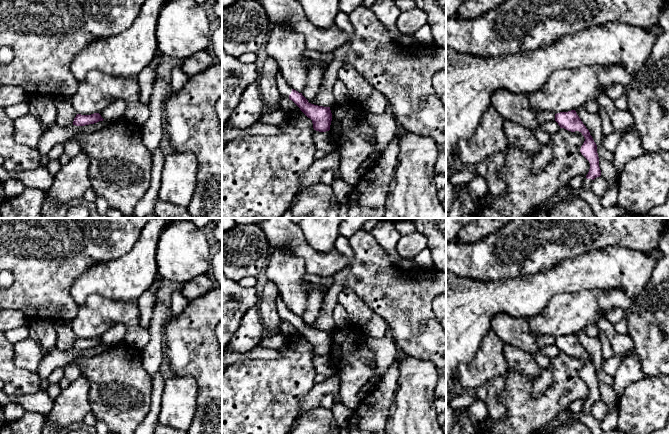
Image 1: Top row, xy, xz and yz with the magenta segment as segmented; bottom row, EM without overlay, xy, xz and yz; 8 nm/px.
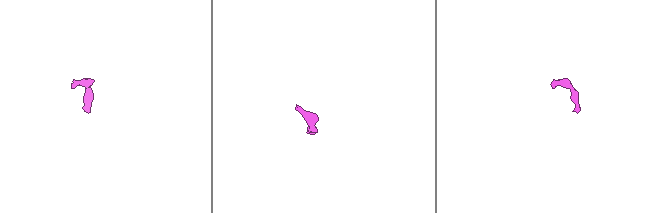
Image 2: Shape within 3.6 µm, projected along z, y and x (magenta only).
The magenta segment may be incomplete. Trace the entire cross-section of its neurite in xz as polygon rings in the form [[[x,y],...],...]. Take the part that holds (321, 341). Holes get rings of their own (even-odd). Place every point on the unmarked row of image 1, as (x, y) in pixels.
[[[280,294],[276,300],[276,308],[281,321],[287,321],[292,324],[300,334],[312,344],[314,354],[319,356],[330,354],[332,345],[330,331],[323,331],[309,327],[302,317],[292,313],[287,308]]]

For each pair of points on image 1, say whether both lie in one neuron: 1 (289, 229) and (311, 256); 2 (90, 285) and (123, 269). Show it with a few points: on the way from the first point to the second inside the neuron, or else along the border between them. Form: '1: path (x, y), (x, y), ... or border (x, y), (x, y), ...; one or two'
1: path (291, 236), (304, 249); one
2: path (98, 279), (113, 279), (115, 277); one

